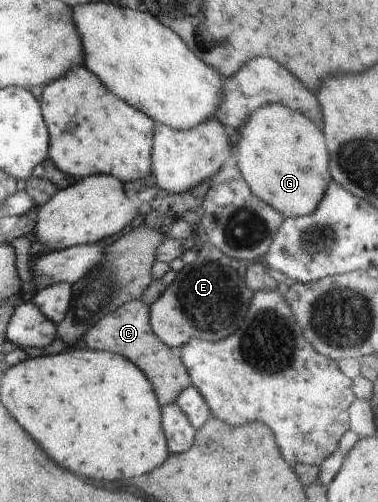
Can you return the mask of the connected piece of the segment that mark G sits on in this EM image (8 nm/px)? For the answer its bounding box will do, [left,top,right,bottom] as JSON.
[238,103,332,218]

